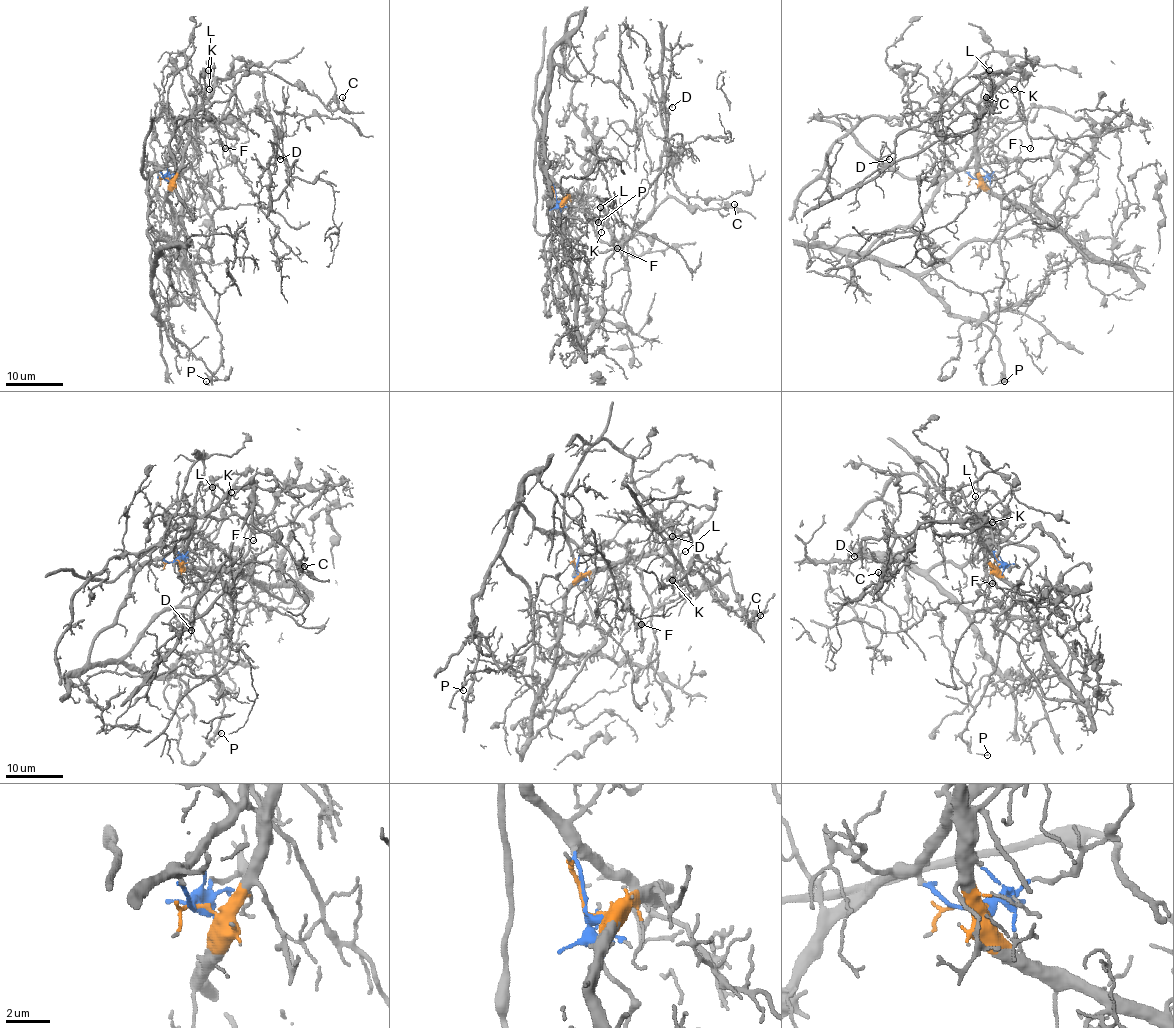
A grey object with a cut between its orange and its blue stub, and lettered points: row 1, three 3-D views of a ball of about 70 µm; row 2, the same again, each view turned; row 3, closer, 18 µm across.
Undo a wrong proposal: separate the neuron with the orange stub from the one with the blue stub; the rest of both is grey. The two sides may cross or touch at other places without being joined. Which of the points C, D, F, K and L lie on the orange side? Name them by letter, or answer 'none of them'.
C, D, K, L

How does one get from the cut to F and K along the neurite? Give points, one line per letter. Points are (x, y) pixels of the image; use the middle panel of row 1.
F: (556, 198), (554, 183), (571, 200), (571, 206), (585, 216), (595, 234), (616, 248)
K: (556, 198), (575, 194), (594, 196), (601, 204), (605, 218), (601, 233)

